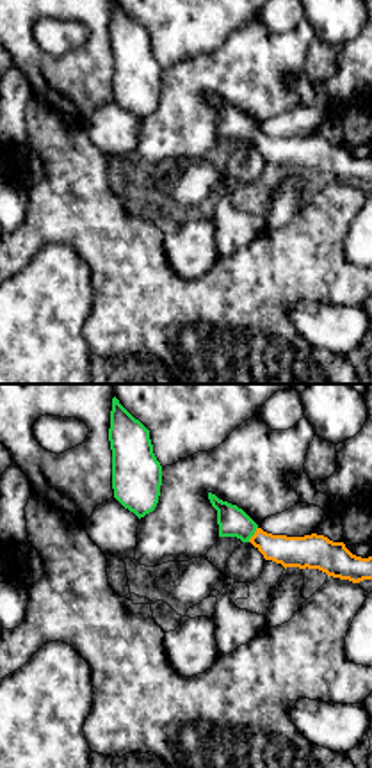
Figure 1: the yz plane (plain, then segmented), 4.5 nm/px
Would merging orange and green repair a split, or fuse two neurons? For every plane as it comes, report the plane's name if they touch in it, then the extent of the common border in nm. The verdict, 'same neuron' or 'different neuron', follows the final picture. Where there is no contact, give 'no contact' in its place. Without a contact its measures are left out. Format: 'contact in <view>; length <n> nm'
contact in yz; length 80 nm

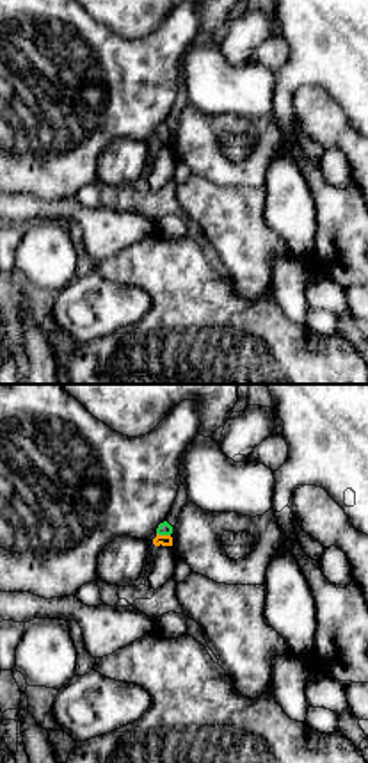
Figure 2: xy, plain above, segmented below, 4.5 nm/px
contact in xy; length 70 nm

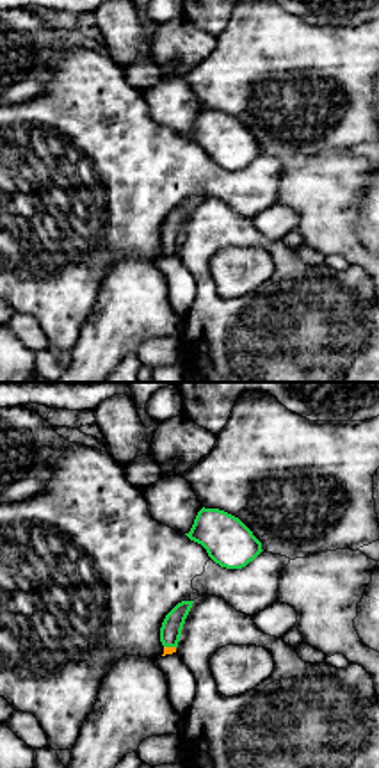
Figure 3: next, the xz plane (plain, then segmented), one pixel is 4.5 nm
contact in xz; length 60 nm

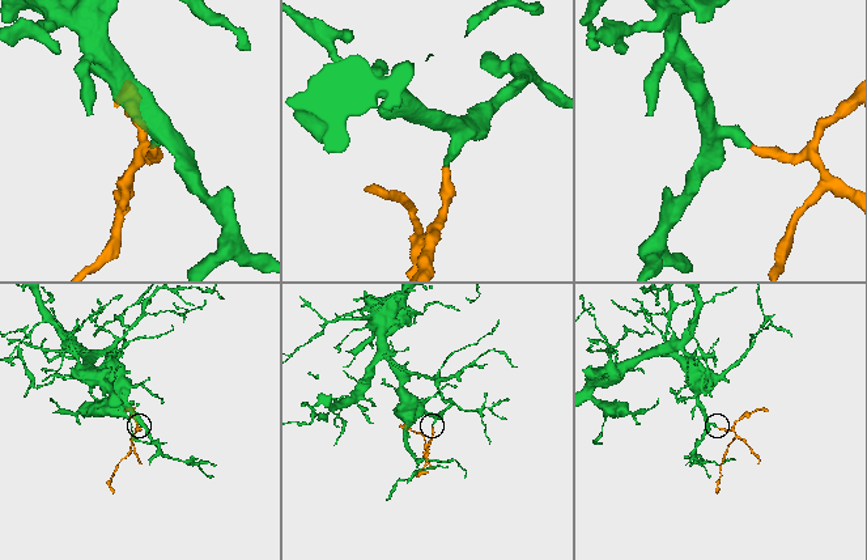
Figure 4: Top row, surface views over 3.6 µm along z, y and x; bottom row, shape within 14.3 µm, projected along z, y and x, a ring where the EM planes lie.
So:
same neuron

